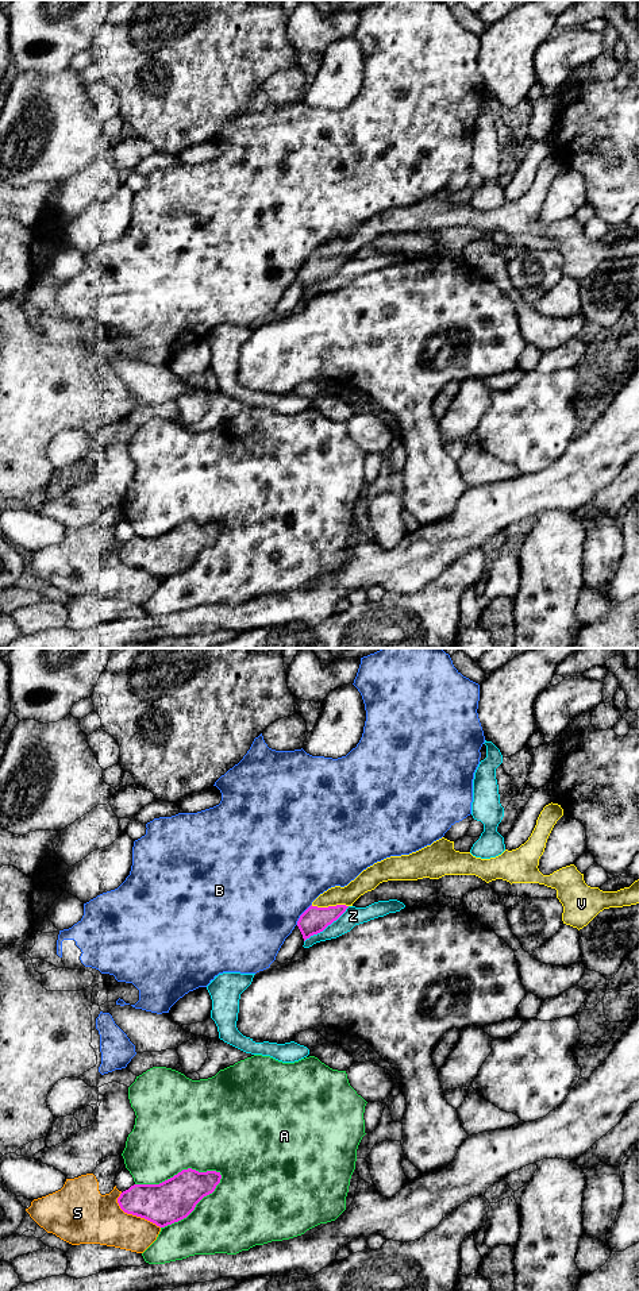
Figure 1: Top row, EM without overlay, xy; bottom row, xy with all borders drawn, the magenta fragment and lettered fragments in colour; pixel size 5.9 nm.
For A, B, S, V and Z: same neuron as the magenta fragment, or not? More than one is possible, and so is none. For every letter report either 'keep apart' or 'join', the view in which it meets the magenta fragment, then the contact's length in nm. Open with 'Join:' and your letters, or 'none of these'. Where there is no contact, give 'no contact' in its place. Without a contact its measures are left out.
Join: V
A: keep apart; contact in xy; length 500 nm
B: keep apart; contact in xy; length 160 nm
S: keep apart; contact in xy; length 320 nm
V: join; contact in xy; length 220 nm
Z: keep apart; contact in xy; length 340 nm

